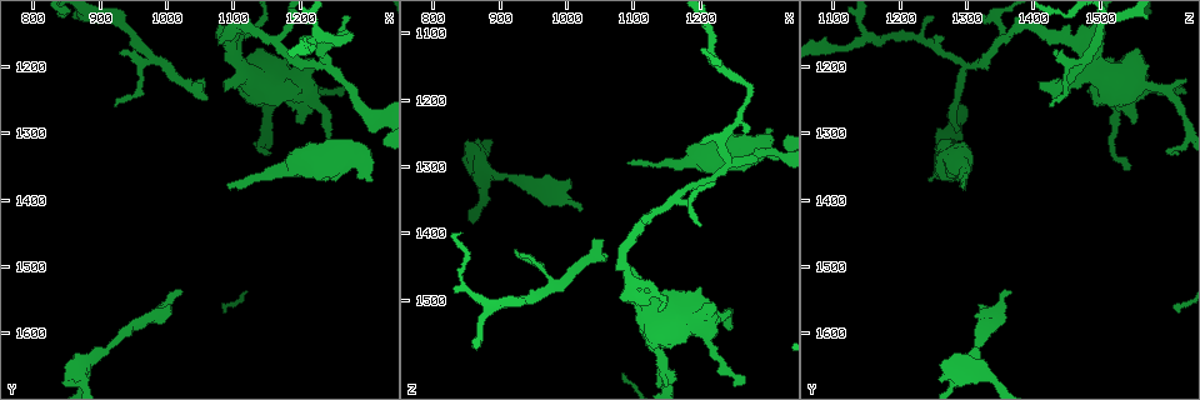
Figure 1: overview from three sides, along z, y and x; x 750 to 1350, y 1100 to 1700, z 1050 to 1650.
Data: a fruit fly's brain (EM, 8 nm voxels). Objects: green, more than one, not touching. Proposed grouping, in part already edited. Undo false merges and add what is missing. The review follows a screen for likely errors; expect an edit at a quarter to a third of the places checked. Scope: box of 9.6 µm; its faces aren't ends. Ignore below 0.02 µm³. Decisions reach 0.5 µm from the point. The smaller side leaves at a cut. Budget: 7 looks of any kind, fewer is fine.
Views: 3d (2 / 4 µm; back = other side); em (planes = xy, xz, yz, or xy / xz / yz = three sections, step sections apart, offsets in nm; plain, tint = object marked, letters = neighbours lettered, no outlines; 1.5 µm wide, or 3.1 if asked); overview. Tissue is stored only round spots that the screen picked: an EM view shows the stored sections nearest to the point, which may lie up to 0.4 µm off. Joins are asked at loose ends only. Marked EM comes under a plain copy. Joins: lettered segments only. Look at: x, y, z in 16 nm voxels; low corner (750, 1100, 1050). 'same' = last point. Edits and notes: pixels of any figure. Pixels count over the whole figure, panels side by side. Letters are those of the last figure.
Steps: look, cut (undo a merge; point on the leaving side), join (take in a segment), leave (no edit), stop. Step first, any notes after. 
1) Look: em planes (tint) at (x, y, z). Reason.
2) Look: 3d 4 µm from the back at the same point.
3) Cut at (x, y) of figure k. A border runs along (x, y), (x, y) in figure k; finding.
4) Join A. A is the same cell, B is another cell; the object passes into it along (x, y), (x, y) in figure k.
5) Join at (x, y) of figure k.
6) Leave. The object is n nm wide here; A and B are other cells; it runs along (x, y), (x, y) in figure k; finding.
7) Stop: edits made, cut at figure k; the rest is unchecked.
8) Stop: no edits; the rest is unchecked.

Look: em xz step 8 (letters) at (1095, 1380, 1290). An open end.

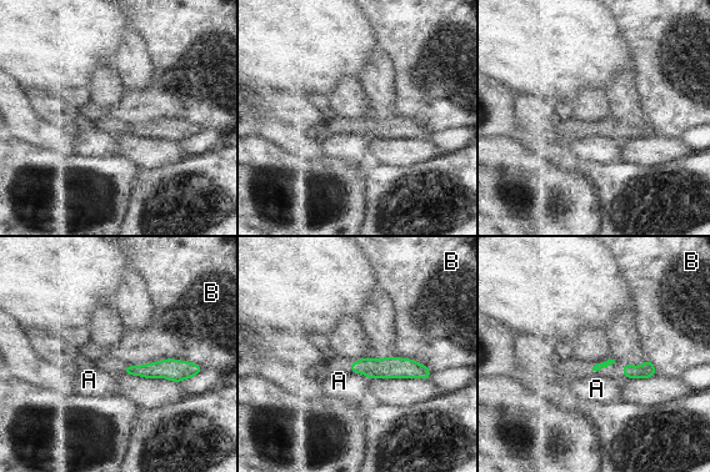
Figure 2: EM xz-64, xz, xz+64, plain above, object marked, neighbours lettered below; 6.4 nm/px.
Leave. A and B are other cells; no lettered segment goes on from it.

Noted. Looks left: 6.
Look: 3d 2 µm at (1240, 1200, 1305). Three-way junction.

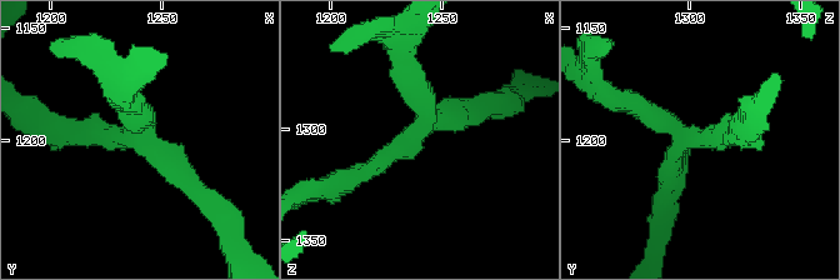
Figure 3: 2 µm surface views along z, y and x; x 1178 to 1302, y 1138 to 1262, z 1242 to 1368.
Look: em 3.1 µm planes (letters) at (1240, 1197, 1301). 3 arms meet here; the arms are 180, 200, 200 nm wide; need the tissue.

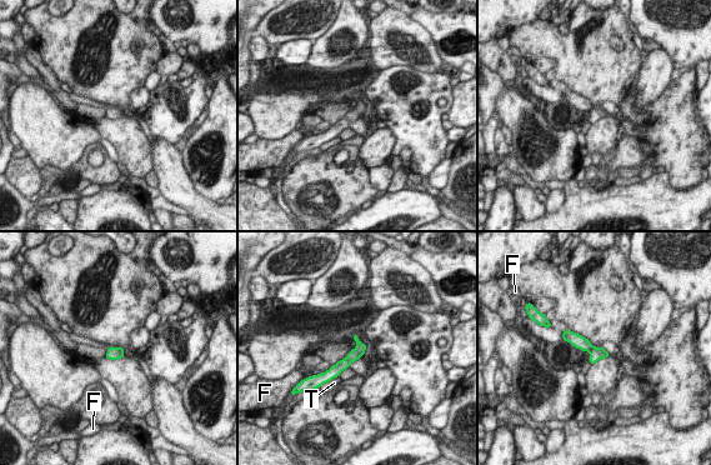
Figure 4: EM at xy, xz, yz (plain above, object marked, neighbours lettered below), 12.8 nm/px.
Leave. F and T are other cells; it runs along (361, 346), (344, 364), (329, 374) in figure 4; one neuron here.

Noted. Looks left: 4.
Look: em planes (tint) at (1305, 1375, 1250). Free end.

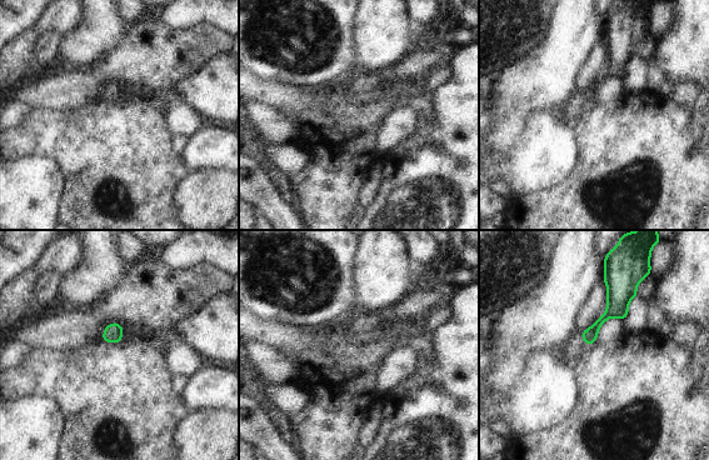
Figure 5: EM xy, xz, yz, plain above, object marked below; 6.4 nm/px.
Look: em planes (letters) at the same point. See the neighbours.

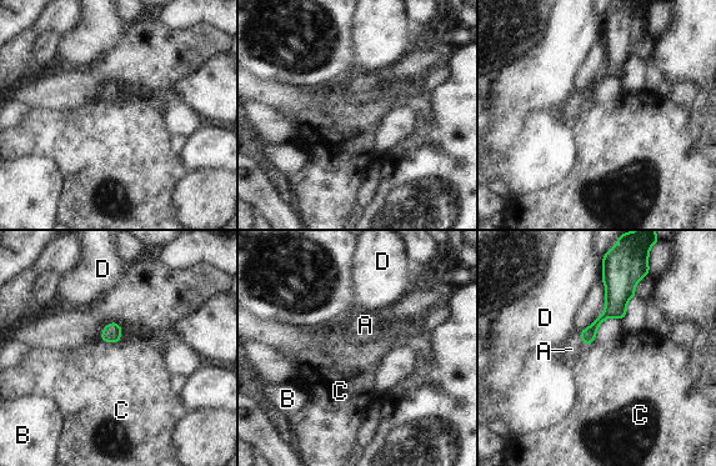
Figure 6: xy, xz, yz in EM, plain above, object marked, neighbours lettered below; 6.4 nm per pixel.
Join A. A is the same cell, B, C and D are other cells; the object passes into it along (587, 336), (581, 339), (571, 349) in figure 6; the neuron continues.

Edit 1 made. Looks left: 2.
Stop: edits made, join at figure 6; the rest is unchecked.

